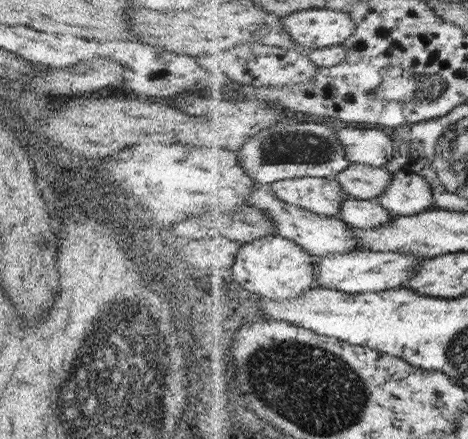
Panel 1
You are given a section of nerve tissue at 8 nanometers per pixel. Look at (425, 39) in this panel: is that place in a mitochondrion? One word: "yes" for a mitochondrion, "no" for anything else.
no

